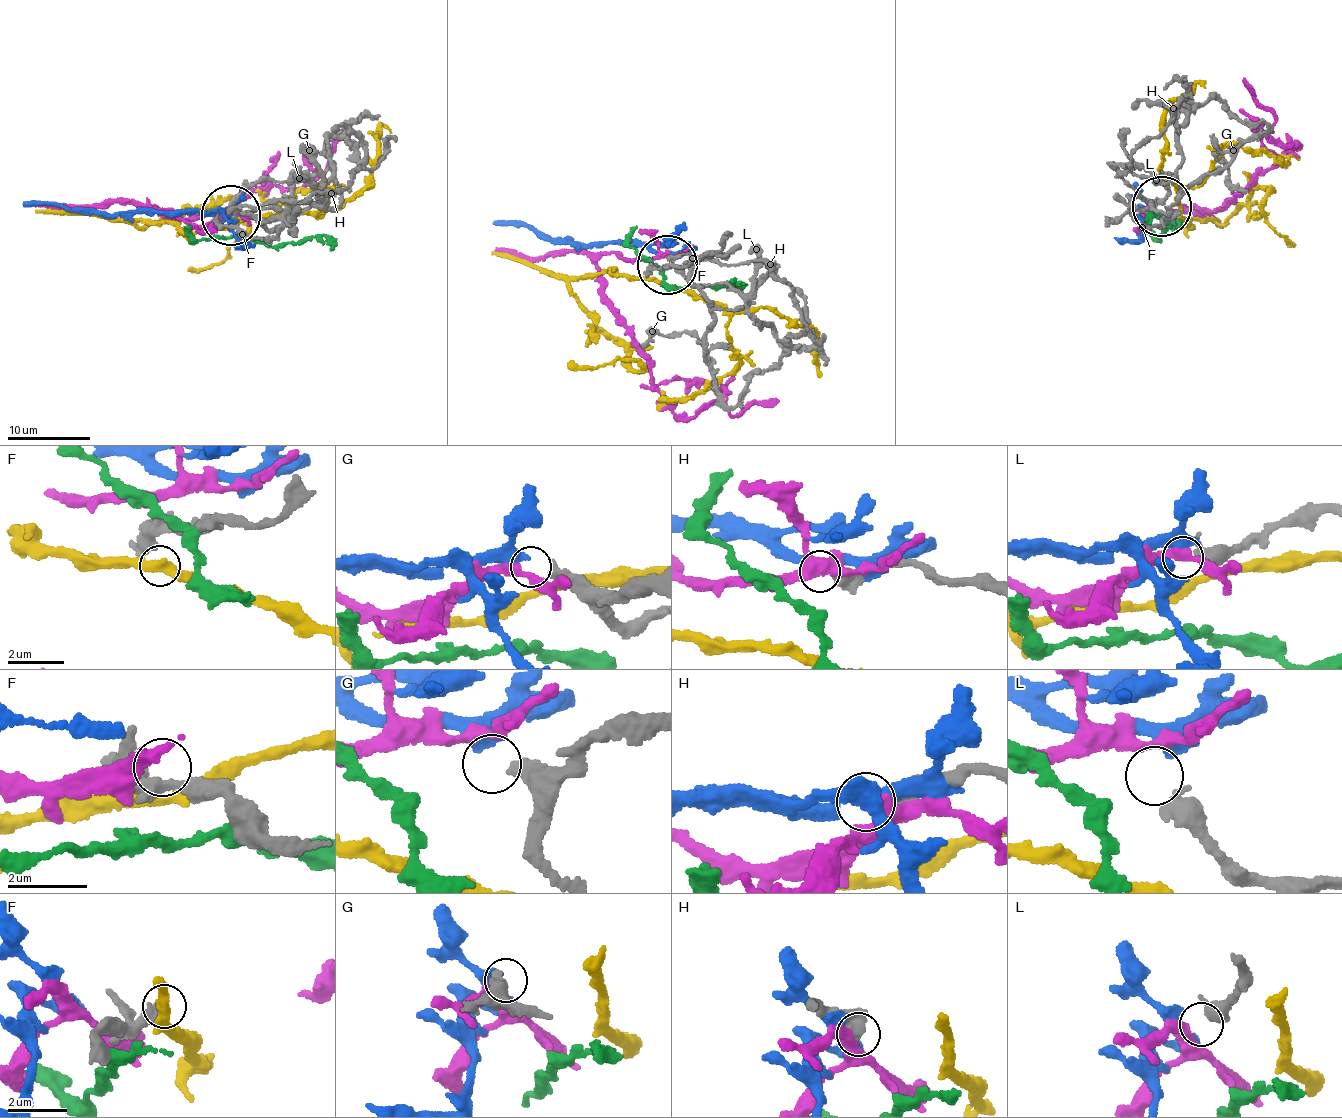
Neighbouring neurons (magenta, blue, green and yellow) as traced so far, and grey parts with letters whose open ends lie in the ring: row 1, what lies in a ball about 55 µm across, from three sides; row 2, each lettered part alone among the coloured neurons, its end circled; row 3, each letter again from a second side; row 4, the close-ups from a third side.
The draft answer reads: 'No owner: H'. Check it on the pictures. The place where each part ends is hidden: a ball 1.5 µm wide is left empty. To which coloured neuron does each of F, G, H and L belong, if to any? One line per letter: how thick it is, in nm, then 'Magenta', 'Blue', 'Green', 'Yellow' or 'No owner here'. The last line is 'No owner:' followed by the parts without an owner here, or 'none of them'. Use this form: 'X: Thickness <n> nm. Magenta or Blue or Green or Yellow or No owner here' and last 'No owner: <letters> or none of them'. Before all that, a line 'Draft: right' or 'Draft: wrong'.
Draft: wrong
F: Thickness 320 nm. No owner here
G: Thickness 360 nm. Blue
H: Thickness 500 nm. No owner here
L: Thickness 360 nm. Magenta
No owner: F, H

